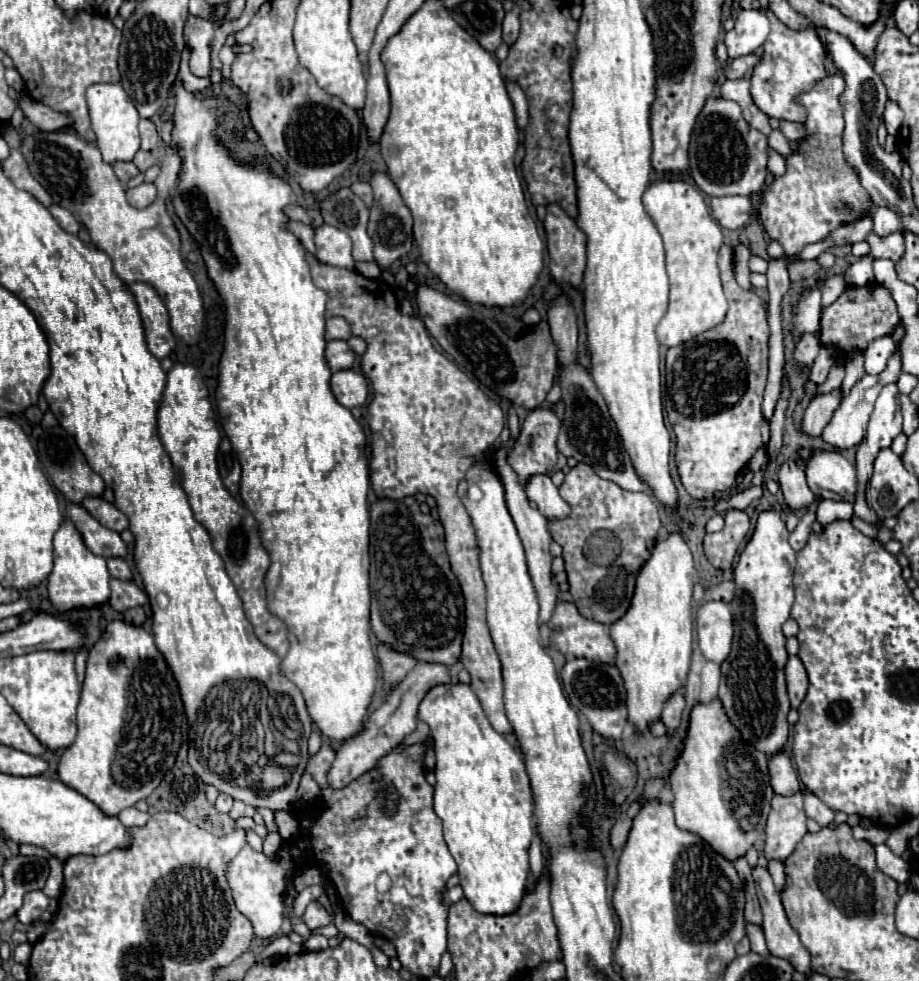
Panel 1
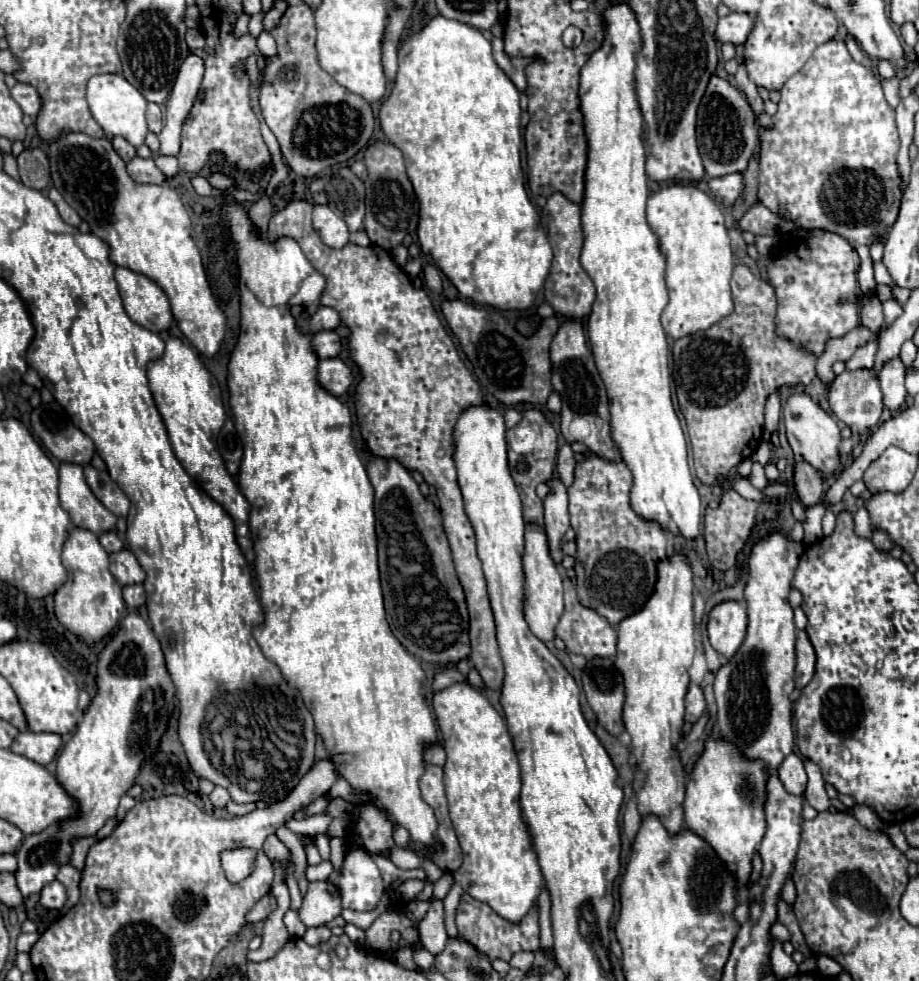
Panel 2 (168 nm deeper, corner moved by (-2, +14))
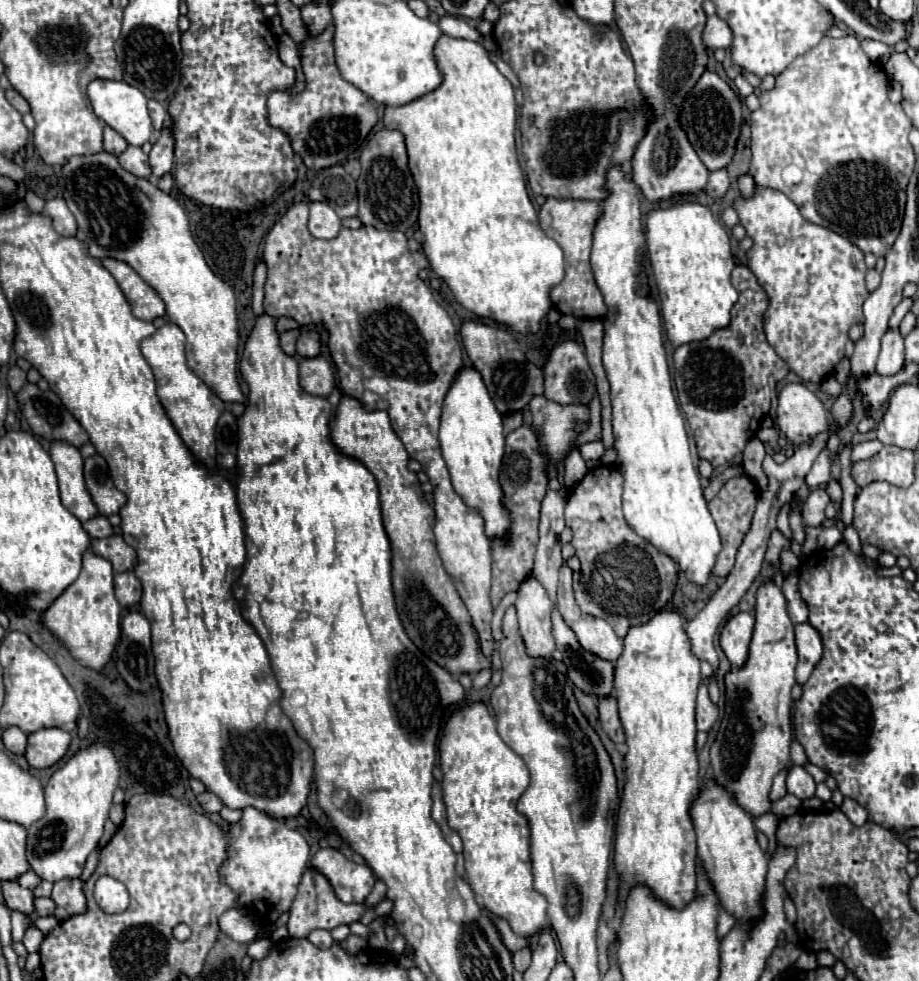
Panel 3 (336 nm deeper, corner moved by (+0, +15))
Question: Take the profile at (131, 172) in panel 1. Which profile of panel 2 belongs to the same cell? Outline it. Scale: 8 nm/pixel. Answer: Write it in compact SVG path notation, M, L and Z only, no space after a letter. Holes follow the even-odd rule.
M115 137L113 139L113 147L115 147L115 151L121 155L121 159L127 163L127 161L131 161L133 157L137 157L137 151L135 151L135 147L133 145L129 145L123 137Z

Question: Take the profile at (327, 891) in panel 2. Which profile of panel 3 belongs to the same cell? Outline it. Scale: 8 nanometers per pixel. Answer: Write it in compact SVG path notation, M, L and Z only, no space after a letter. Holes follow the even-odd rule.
M307 868L301 882L299 882L297 896L295 896L295 900L291 904L291 910L289 910L289 922L287 922L289 936L291 938L307 938L317 928L333 930L341 924L351 924L351 922L359 920L359 916L365 910L367 908L363 904L345 904L345 902L341 902L335 896L333 886L329 884L329 880L321 872L317 872L315 868Z

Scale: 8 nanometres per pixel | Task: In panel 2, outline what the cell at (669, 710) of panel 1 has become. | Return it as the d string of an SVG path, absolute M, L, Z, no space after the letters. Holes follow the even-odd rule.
M691 683L687 689L687 697L685 697L685 721L695 723L705 711L705 699L703 699L703 691L699 685Z

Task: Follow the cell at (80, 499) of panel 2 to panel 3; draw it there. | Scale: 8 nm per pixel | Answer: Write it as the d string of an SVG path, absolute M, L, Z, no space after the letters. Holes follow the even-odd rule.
M53 440L49 454L53 456L53 464L57 464L58 486L65 508L69 508L81 522L97 516L97 506L83 482L83 458L79 450L63 440Z

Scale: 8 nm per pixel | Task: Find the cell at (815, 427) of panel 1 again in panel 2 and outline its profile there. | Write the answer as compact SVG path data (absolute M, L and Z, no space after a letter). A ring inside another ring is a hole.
M867 343L853 353L853 357L845 363L845 367L847 369L871 369L875 361L875 353L877 353L877 343Z

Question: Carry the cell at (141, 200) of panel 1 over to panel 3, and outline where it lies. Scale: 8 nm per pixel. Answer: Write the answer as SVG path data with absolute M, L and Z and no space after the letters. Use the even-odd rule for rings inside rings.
M127 146L127 150L121 156L117 156L117 158L119 158L119 164L127 172L131 172L133 176L141 176L141 178L149 178L151 176L151 168L149 168L147 154L141 148Z

